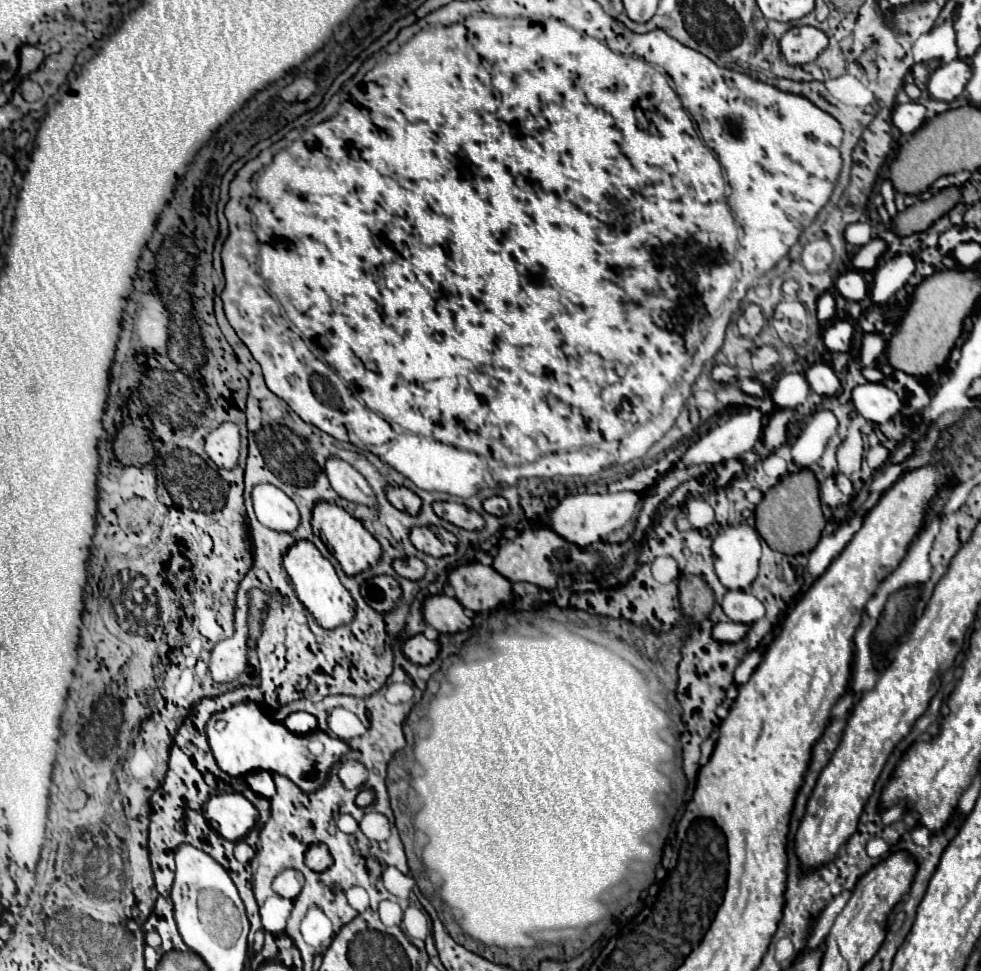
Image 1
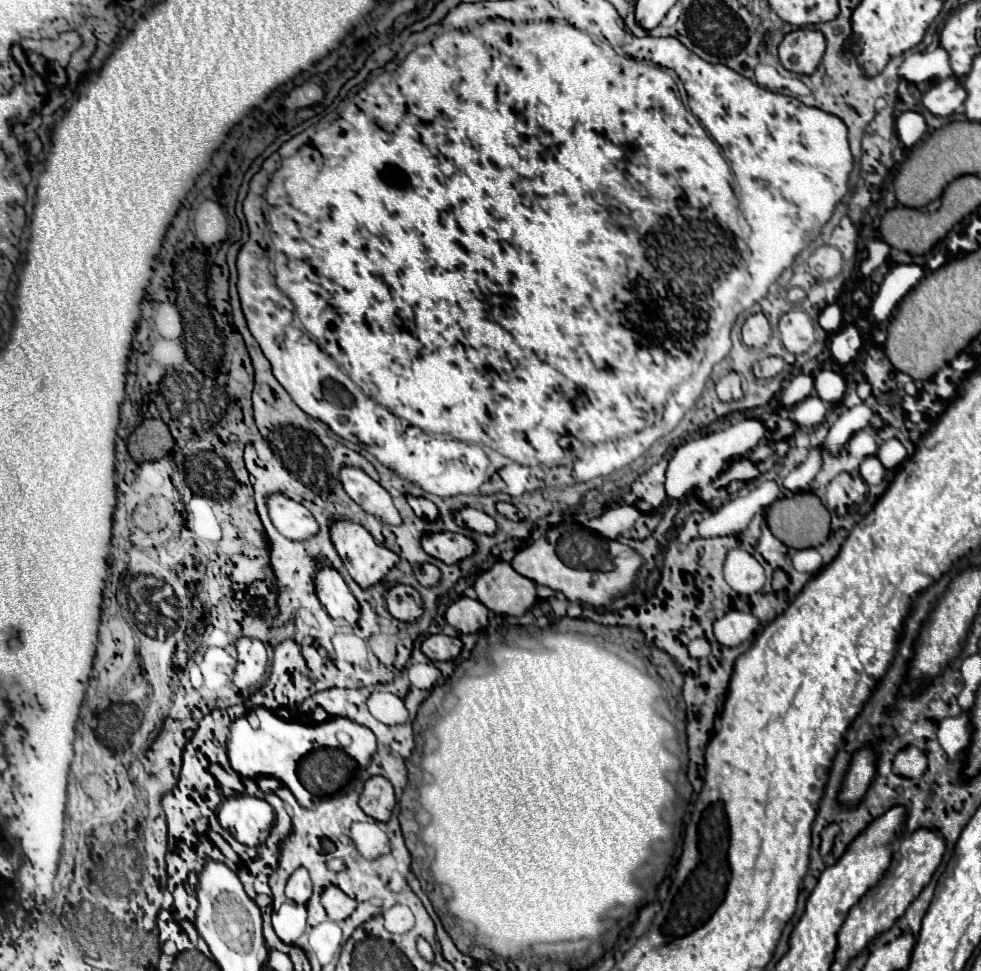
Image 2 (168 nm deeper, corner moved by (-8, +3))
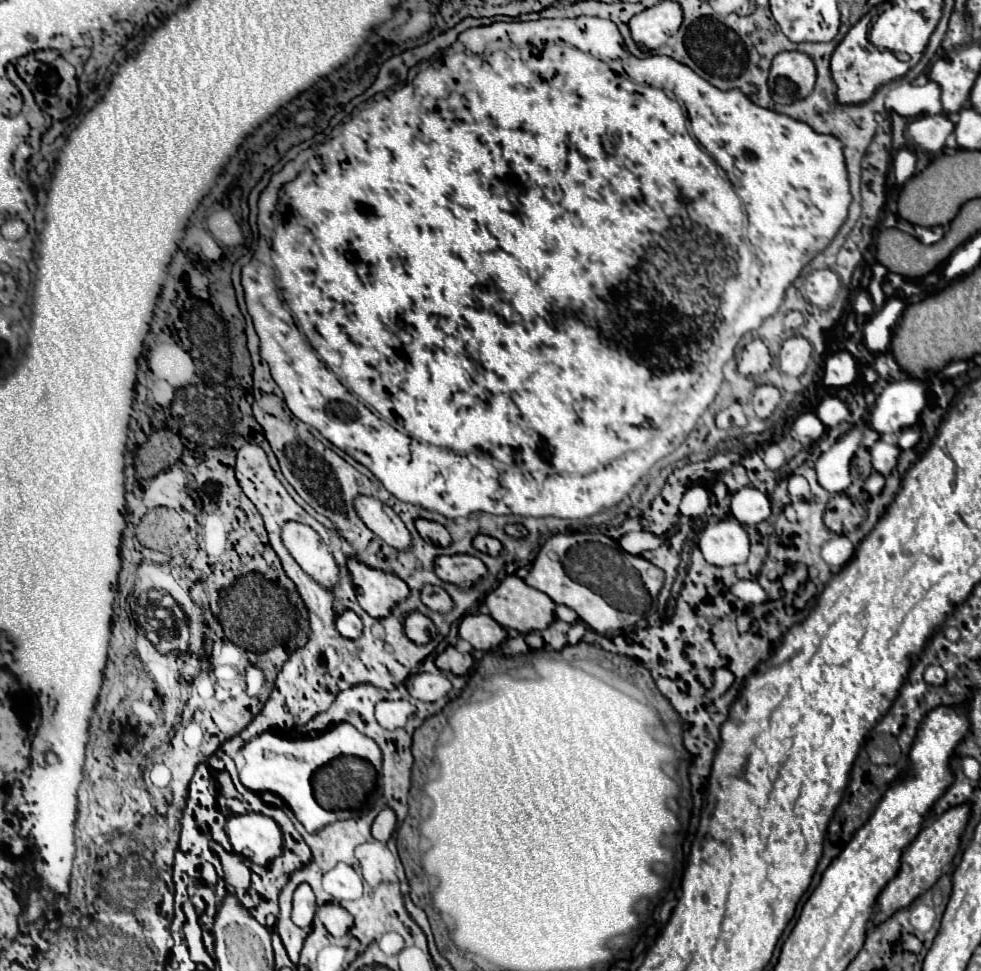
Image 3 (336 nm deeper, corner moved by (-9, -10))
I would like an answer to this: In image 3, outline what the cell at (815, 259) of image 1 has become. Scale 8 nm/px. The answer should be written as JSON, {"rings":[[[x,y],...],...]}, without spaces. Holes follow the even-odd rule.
{"rings":[[[829,268],[815,270],[805,280],[805,298],[817,308],[829,308],[841,288],[841,280]]]}

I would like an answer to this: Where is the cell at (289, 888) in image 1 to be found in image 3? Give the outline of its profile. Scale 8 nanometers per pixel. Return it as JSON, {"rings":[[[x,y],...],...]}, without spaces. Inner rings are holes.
{"rings":[[[301,884],[293,896],[293,922],[299,928],[305,928],[305,930],[311,928],[315,910],[317,910],[317,902],[315,902],[313,890],[309,888],[309,884]]]}

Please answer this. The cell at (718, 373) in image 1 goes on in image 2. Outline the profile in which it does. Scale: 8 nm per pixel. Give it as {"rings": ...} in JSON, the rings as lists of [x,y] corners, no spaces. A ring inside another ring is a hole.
{"rings":[[[728,371],[724,377],[718,379],[716,383],[716,395],[722,401],[732,401],[732,399],[742,399],[742,385],[740,385],[740,375],[736,371]]]}

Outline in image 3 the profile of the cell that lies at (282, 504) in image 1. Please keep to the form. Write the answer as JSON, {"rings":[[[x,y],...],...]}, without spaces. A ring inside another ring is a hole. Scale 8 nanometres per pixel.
{"rings":[[[287,522],[281,532],[285,548],[291,552],[303,572],[319,586],[333,590],[339,580],[339,566],[319,534],[305,524]]]}

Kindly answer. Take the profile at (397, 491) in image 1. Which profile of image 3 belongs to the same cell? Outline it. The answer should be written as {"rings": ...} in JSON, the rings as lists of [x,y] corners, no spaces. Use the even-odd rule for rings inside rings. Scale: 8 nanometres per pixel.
{"rings":[[[417,520],[415,526],[417,526],[417,532],[421,534],[423,540],[429,540],[431,544],[437,544],[437,546],[451,544],[451,536],[445,526],[441,526],[437,522],[429,522],[429,520]]]}

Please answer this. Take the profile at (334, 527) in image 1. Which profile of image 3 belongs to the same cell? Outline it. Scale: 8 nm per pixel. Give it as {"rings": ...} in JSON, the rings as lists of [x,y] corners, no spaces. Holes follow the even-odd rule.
{"rings":[[[349,560],[349,572],[361,608],[373,618],[387,618],[397,602],[409,596],[407,584],[395,574],[367,568],[359,560]]]}

